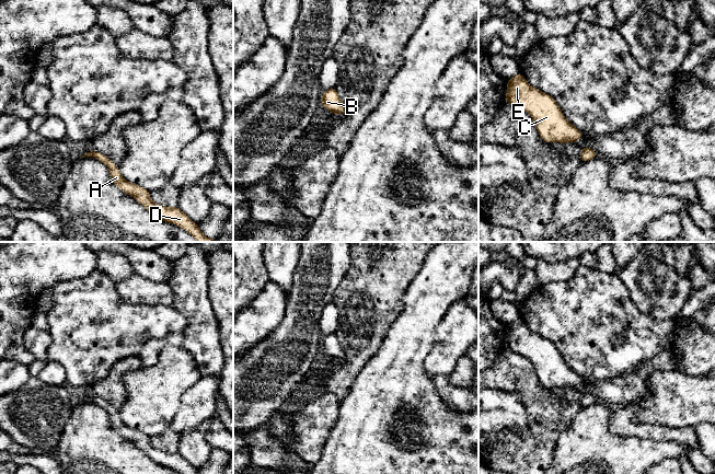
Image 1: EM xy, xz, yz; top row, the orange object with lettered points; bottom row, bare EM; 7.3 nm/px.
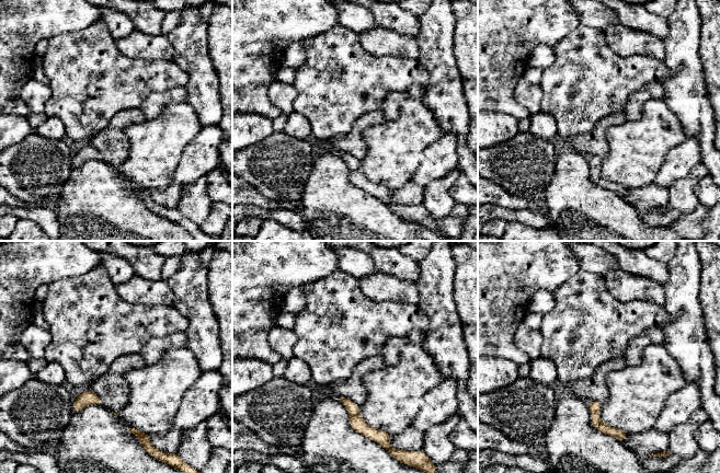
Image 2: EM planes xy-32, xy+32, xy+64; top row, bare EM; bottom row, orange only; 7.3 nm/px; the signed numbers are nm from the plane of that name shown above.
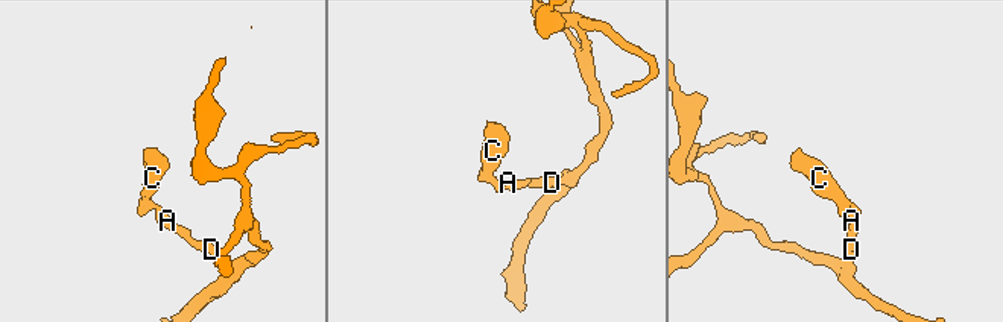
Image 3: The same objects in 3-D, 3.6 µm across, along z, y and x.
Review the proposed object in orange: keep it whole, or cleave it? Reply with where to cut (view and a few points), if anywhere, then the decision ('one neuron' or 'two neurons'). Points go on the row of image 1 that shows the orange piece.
no cut; one neuron

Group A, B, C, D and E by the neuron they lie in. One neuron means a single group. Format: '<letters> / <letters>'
A B C D E

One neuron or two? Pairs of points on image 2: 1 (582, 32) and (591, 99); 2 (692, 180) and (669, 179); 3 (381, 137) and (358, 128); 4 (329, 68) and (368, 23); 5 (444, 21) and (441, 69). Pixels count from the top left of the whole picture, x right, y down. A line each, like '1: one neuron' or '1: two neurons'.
1: one neuron
2: two neurons
3: two neurons
4: two neurons
5: one neuron

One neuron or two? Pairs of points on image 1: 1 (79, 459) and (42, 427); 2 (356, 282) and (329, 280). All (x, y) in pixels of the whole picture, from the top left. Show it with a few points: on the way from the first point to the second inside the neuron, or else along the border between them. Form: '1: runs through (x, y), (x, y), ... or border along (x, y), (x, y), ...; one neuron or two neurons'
1: border along (69, 417), (55, 455); two neurons
2: border along (349, 257), (349, 268), (331, 300); two neurons

